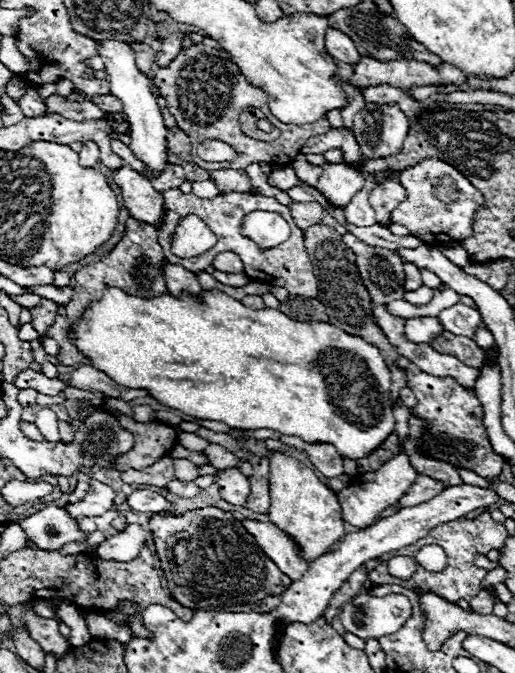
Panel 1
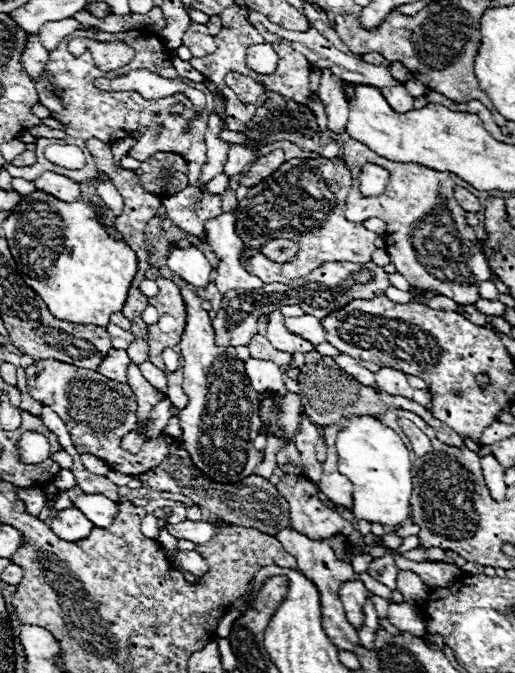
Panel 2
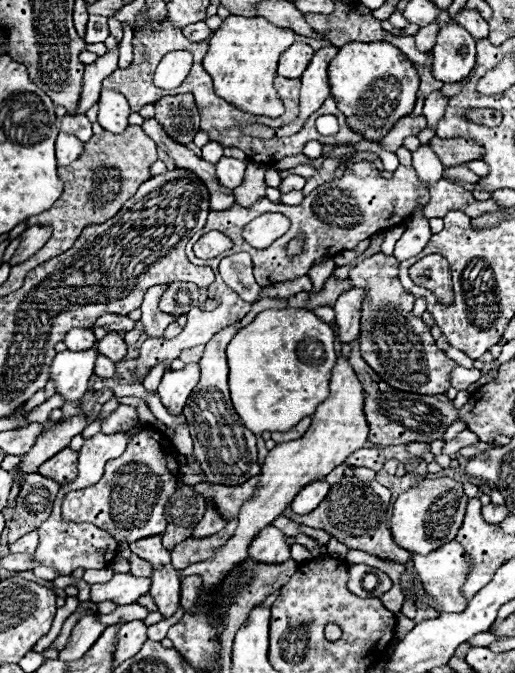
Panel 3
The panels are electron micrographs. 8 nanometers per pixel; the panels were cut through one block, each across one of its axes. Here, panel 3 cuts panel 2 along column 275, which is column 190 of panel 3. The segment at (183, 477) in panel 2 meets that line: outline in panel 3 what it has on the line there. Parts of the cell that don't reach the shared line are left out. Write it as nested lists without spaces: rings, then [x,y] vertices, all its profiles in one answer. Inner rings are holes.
[[[178,480],[178,486],[168,500],[168,506],[164,506],[164,518],[168,522],[168,528],[164,532],[164,542],[172,550],[176,544],[180,544],[184,538],[192,536],[192,530],[196,528],[196,522],[204,516],[206,500],[192,490],[192,486]]]

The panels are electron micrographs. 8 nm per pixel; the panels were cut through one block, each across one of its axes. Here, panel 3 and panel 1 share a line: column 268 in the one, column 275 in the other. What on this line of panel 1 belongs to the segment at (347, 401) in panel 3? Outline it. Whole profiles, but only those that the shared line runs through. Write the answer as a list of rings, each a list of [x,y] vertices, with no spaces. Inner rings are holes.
[[[270,454],[270,510],[268,518],[278,528],[286,530],[292,538],[298,538],[302,546],[302,554],[306,558],[316,560],[320,558],[330,544],[344,538],[344,522],[342,522],[342,508],[338,506],[336,494],[308,468],[302,466],[296,458],[288,454]]]

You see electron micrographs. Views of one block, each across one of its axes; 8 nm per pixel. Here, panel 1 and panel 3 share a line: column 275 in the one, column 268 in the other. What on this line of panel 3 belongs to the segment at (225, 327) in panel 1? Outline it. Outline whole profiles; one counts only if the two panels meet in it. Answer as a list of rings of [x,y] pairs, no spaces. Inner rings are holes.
[[[284,308],[284,310],[264,310],[260,312],[254,322],[250,322],[248,326],[244,326],[240,332],[236,332],[236,336],[230,340],[230,344],[226,346],[226,354],[228,354],[228,366],[230,366],[230,396],[232,396],[232,404],[236,408],[236,412],[240,414],[240,418],[244,420],[244,424],[248,426],[248,430],[252,430],[254,434],[262,434],[264,430],[270,432],[278,432],[278,430],[290,430],[292,426],[296,426],[296,422],[300,422],[306,416],[312,416],[316,406],[322,404],[328,394],[330,394],[330,372],[336,364],[336,352],[334,352],[334,332],[332,326],[322,322],[314,312],[304,310],[304,308]],[[304,340],[318,340],[324,346],[326,358],[322,364],[304,364],[298,354],[296,354],[296,346]]]

